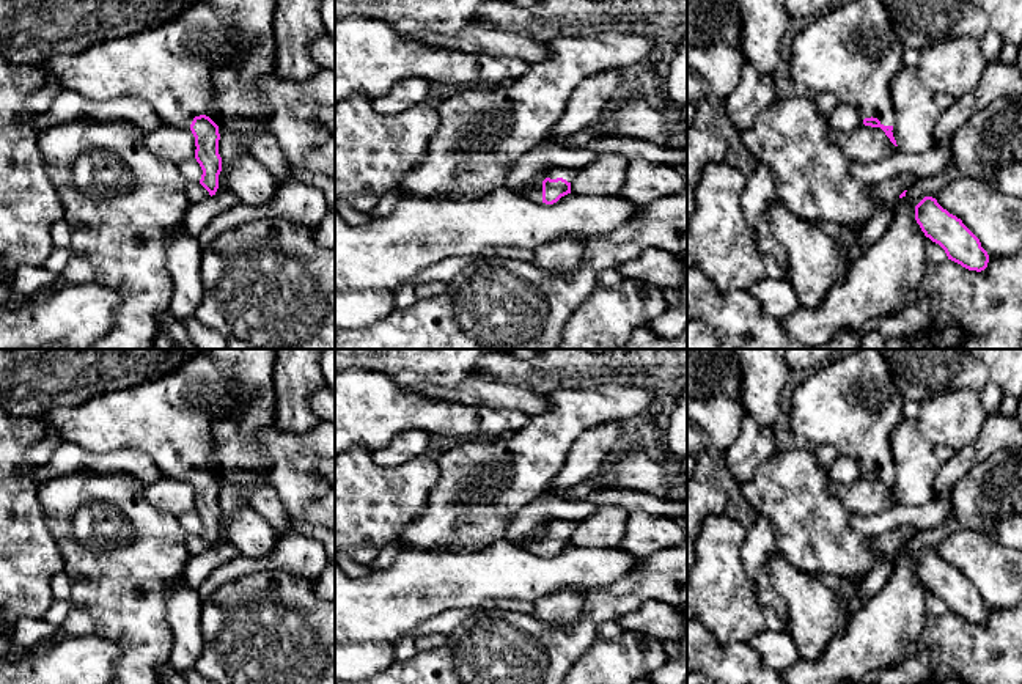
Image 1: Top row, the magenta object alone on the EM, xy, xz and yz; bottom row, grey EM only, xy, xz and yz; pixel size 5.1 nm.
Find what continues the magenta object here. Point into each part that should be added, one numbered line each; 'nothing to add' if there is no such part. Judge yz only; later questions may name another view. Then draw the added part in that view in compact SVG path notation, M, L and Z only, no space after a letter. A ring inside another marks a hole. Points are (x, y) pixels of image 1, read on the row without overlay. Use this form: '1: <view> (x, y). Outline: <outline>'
1: yz (852, 404). Outline: M851 349L835 362L810 371L797 385L791 396L789 428L811 448L830 445L838 454L855 459L863 470L873 469L884 478L893 478L890 439L904 418L903 403L885 359L876 349Z

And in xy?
1: xy (170, 419). Outline: M209 349L189 357L176 370L160 379L148 381L118 392L94 396L75 407L58 406L41 414L38 418L52 428L63 443L79 445L86 453L104 454L123 447L145 451L173 480L189 481L193 470L206 467L212 458L212 426L215 421L239 414L253 393L241 379L225 376Z

